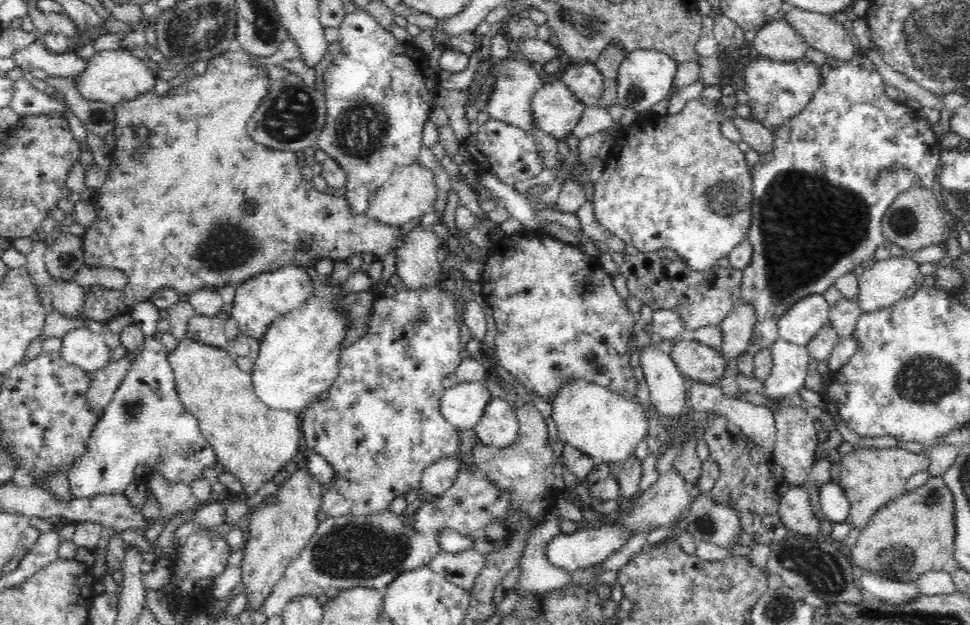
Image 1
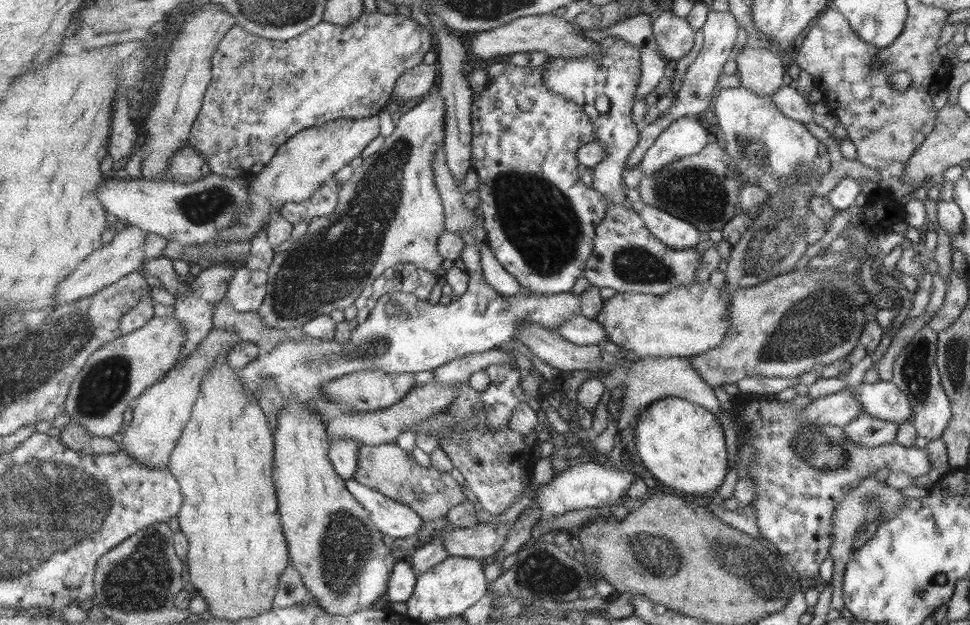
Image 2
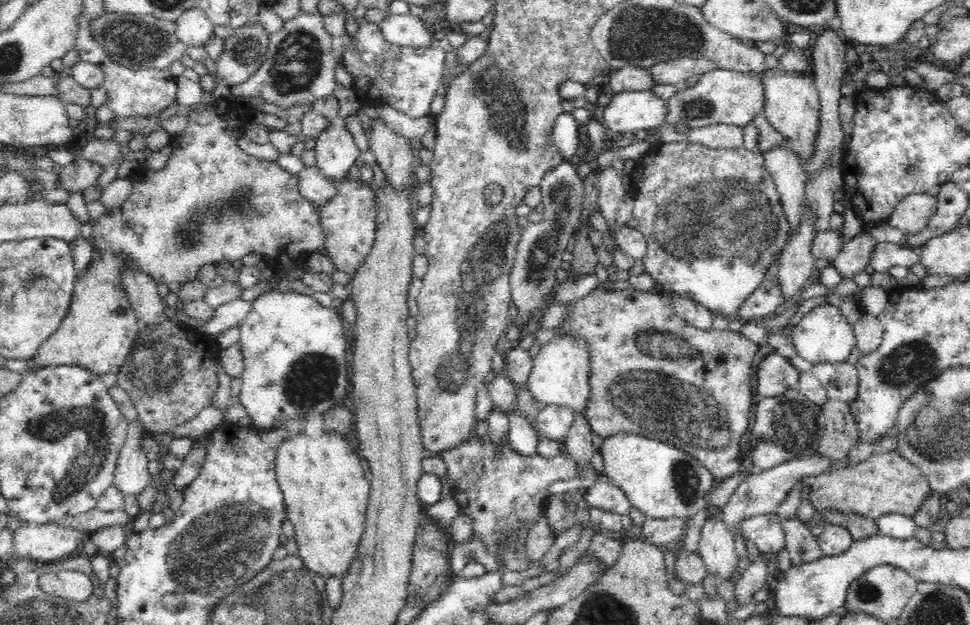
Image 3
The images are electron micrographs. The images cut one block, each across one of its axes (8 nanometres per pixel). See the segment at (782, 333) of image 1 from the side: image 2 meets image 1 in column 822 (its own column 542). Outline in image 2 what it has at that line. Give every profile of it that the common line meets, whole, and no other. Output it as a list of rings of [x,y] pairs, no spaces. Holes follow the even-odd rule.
[[[479,245],[464,246],[459,263],[468,267],[470,276],[467,290],[458,300],[448,305],[430,304],[413,293],[386,294],[378,300],[370,317],[352,330],[348,343],[340,343],[337,338],[330,341],[313,337],[284,340],[271,352],[261,351],[255,362],[239,370],[241,383],[258,397],[263,377],[271,377],[287,398],[361,371],[383,369],[389,374],[434,371],[467,355],[497,349],[509,340],[520,340],[520,330],[527,325],[537,323],[558,330],[567,319],[581,313],[581,294],[500,294],[485,280],[481,259]],[[391,300],[398,304],[400,313],[387,316],[385,306]]]

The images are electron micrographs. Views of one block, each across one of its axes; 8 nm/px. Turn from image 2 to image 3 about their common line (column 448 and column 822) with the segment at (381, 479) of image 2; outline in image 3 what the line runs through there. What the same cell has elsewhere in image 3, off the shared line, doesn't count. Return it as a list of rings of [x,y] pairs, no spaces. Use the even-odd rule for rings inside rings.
[[[895,451],[873,453],[862,462],[851,462],[849,466],[844,465],[838,470],[804,477],[801,484],[808,488],[808,500],[818,513],[854,513],[871,519],[884,515],[913,517],[930,496],[937,496],[941,500],[946,515],[954,501],[951,495],[934,493],[920,470]]]

